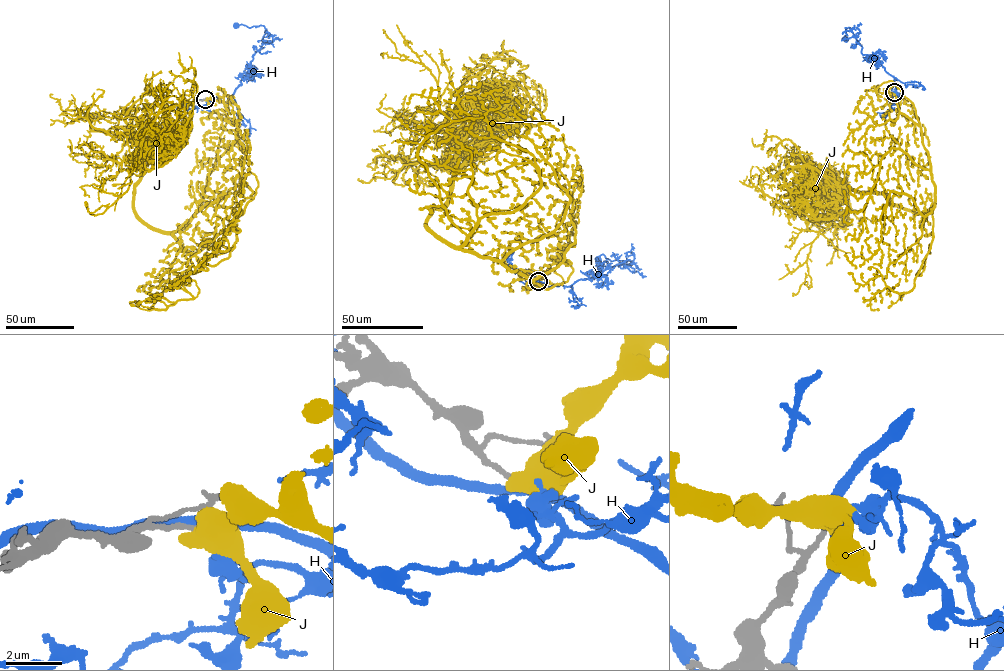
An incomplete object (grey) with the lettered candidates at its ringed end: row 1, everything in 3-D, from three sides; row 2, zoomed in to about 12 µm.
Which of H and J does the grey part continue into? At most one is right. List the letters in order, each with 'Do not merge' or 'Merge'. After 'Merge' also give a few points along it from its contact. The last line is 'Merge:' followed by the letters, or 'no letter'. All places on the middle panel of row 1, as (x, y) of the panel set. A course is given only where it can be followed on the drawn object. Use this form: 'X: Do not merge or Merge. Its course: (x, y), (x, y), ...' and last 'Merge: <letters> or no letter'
H: Do not merge
J: Do not merge
Merge: no letter

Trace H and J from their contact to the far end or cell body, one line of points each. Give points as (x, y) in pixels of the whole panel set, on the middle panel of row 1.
H: (538, 281), (548, 286), (570, 286), (598, 276), (604, 262), (611, 266), (631, 264), (602, 254), (598, 259)
J: (538, 281), (563, 279), (544, 289), (426, 225), (456, 168), (450, 91), (439, 98), (382, 30)

